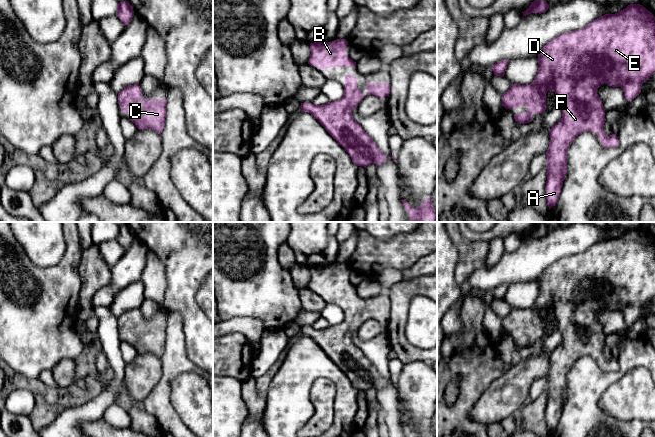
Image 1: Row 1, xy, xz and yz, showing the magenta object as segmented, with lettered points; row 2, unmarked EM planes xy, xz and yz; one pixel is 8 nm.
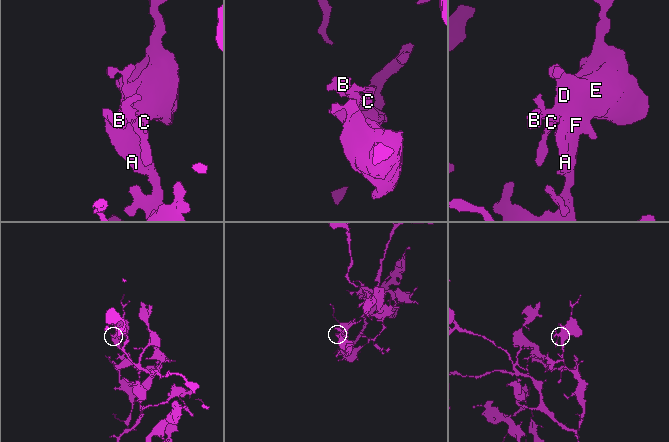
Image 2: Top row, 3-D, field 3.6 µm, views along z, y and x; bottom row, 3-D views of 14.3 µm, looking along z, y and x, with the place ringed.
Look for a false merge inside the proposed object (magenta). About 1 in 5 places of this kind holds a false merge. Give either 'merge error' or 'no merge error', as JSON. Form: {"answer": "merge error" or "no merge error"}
{"answer": "no merge error"}

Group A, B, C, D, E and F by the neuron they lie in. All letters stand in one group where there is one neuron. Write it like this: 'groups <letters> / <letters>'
groups A B C D E F

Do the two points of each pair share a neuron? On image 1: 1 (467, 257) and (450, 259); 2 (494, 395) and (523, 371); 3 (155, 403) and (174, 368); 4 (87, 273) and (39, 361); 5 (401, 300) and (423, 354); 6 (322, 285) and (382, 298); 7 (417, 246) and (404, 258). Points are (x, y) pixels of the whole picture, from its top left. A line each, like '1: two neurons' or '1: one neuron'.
1: two neurons
2: one neuron
3: one neuron
4: two neurons
5: one neuron
6: one neuron
7: one neuron

